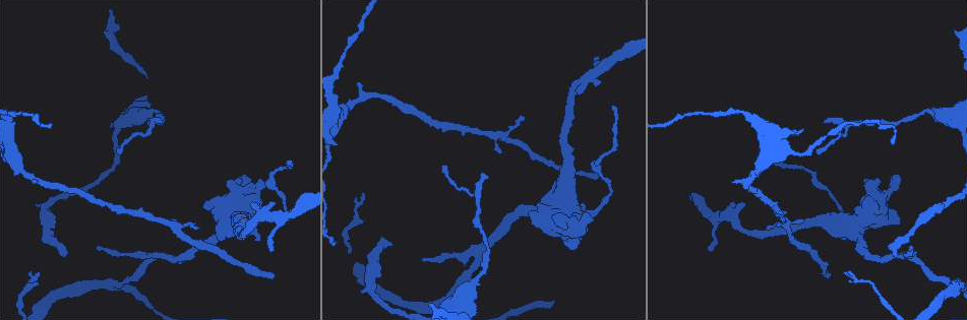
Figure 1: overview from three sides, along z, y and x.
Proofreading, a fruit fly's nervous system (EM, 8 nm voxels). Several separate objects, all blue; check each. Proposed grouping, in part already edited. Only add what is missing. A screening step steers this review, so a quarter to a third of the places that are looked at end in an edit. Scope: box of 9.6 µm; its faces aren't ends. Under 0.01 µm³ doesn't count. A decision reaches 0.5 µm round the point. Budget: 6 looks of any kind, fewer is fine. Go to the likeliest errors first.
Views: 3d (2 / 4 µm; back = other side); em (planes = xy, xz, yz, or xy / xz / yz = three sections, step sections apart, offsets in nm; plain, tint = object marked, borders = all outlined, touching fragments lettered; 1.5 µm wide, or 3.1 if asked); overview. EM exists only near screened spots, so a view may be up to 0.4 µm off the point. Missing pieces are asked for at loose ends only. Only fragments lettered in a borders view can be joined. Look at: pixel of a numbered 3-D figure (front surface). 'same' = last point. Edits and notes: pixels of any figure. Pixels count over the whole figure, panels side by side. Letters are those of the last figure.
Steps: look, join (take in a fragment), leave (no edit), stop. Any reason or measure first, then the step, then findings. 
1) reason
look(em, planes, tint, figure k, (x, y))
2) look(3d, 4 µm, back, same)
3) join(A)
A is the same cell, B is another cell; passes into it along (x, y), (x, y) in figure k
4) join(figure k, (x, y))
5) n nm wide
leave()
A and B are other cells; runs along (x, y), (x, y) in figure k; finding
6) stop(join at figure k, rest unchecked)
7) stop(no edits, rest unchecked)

look(em, planes, plain, figure 1, (894, 256))

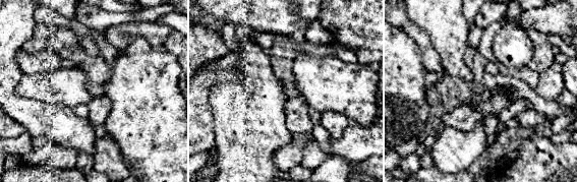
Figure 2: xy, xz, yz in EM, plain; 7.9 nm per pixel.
see the neighbours
look(em, planes, borders, same)

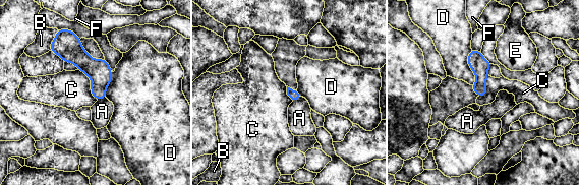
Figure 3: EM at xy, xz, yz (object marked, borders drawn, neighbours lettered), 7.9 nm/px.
leave()
A, B, C, D, E and F are other cells; border along (78, 69), (97, 100) in figure 3; none of them fits

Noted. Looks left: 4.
an open end
look(em, yz, step 4, borders, figure 1, (597, 177))

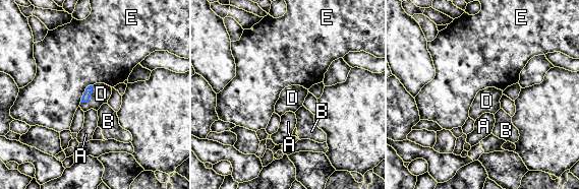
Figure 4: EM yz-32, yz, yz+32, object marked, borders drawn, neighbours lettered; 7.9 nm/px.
E touches over 180 nm
join(figure 4, (101, 93))
D is the same cell, A, B and E are other cells; passes into it along (87, 95), (91, 96), (101, 93) in figure 4; the neuron continues

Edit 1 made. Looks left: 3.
branch stops here
look(3d, 2 µm, figure 1, (578, 93))

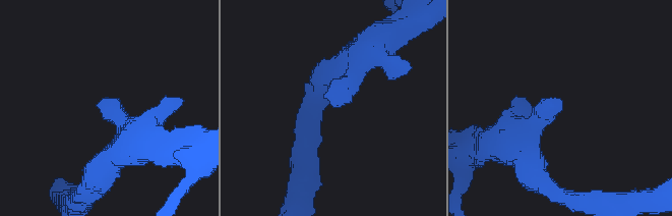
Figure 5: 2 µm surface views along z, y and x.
look(em, yz, step 8, borders, figure 5, (336, 107))

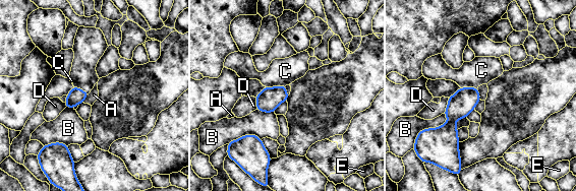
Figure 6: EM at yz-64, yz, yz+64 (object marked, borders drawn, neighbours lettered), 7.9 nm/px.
cut it another way
look(em, planes, borders, same)

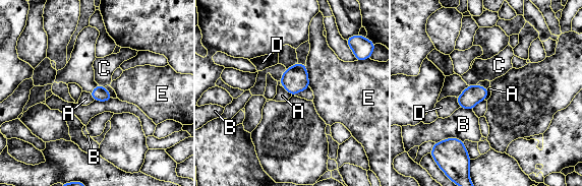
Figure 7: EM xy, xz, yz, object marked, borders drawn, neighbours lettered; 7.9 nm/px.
leave()
A, B, C, D and E are other cells; border along (283, 87), (291, 96) in figure 7; no lettered fragment goes on from it

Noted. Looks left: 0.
stop(join at figure 4, rest unchecked)

